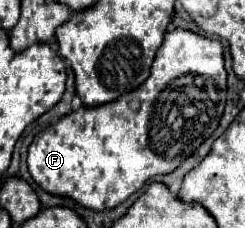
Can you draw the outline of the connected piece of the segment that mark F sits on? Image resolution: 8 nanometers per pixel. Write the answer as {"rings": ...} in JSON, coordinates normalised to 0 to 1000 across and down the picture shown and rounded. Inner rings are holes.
{"rings":[[[710,127],[678,145],[653,197],[620,320],[580,382],[514,408],[482,443],[408,469],[327,469],[278,496],[204,566],[155,583],[114,654],[114,750],[147,811],[245,864],[286,864],[318,899],[376,925],[441,925],[514,882],[596,794],[637,768],[702,759],[759,689],[776,689],[833,610],[849,610],[906,513],[922,452],[922,303],[906,259],[906,197],[849,162]]]}

